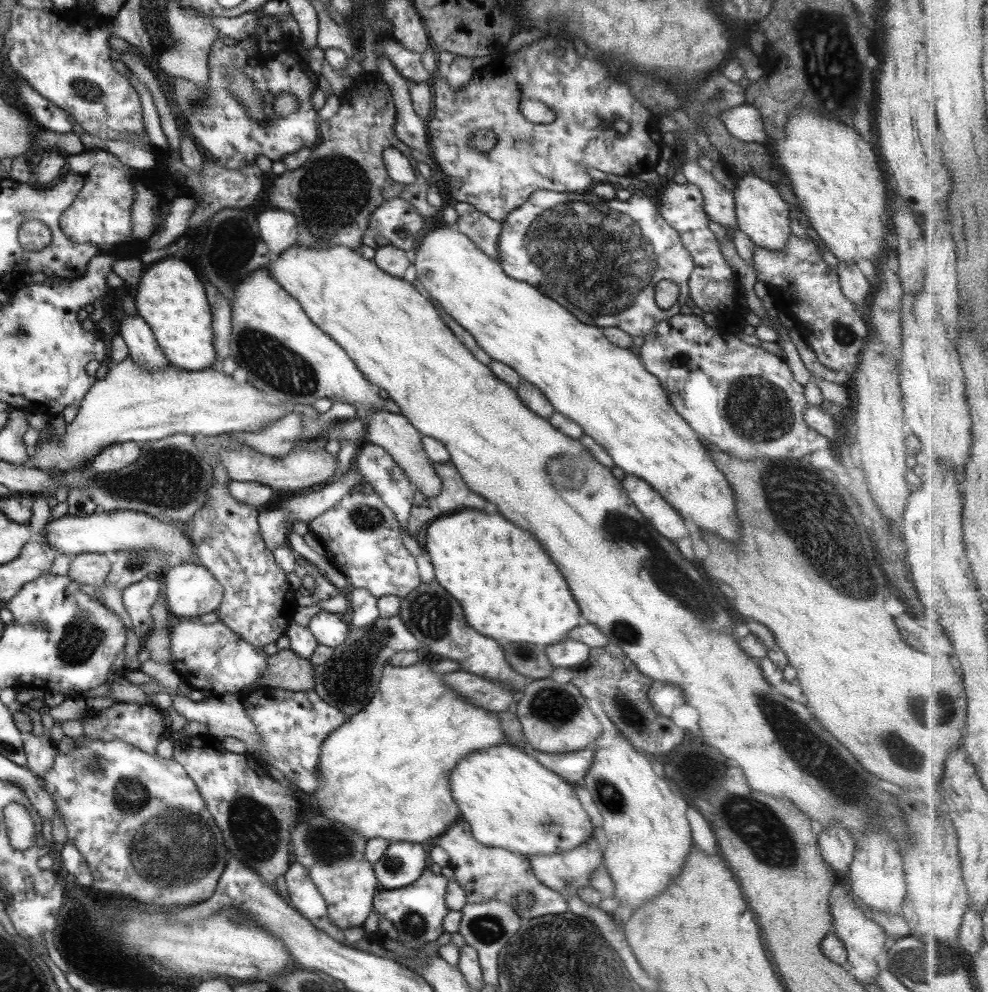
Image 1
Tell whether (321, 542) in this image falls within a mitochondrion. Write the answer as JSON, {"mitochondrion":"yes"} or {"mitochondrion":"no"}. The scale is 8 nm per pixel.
{"mitochondrion":"no"}

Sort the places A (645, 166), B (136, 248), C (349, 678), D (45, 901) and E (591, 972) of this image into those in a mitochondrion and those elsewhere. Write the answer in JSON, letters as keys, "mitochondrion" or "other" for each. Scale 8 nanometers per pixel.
{"A":"other","B":"other","C":"mitochondrion","D":"other","E":"mitochondrion"}

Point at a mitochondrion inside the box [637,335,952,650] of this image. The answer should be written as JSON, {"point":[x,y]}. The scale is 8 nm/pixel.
{"point":[846,563]}

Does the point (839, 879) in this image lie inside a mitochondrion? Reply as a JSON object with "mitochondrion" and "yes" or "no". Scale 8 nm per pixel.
{"mitochondrion":"no"}

